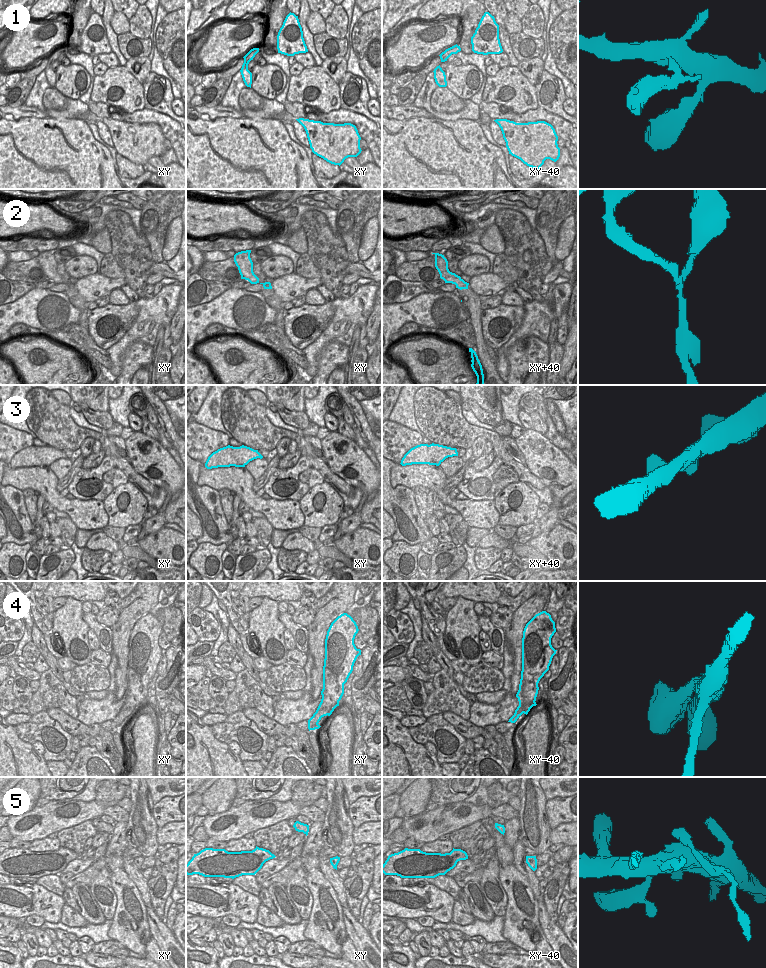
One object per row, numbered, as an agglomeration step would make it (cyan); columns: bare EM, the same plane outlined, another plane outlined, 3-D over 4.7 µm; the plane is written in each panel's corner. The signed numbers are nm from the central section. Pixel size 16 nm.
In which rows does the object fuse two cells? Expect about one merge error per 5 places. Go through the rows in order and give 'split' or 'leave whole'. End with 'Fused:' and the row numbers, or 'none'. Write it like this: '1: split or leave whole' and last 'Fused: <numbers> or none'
1: leave whole
2: split
3: leave whole
4: leave whole
5: split
Fused: 2, 5

